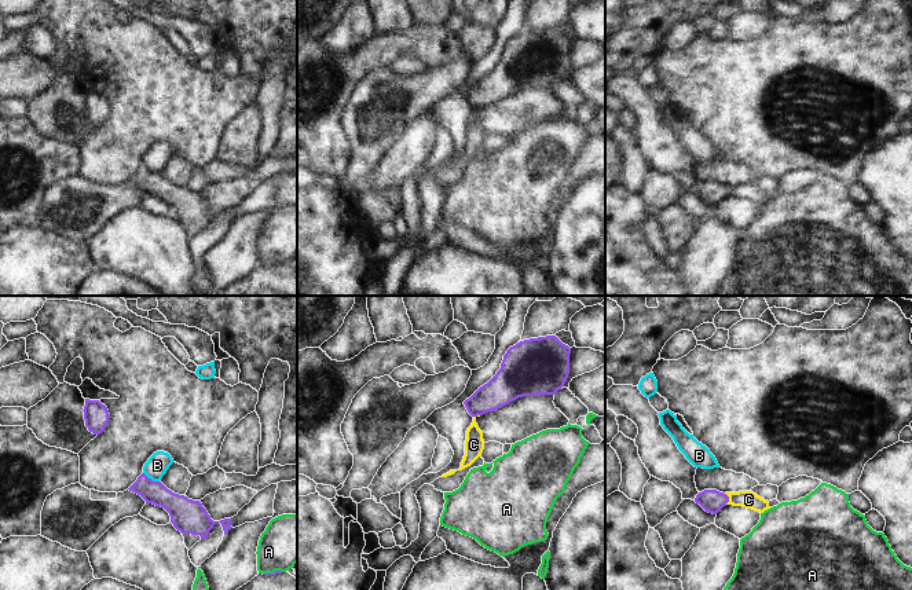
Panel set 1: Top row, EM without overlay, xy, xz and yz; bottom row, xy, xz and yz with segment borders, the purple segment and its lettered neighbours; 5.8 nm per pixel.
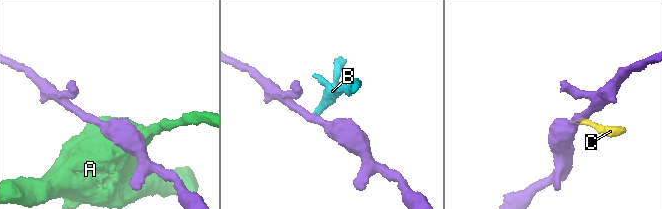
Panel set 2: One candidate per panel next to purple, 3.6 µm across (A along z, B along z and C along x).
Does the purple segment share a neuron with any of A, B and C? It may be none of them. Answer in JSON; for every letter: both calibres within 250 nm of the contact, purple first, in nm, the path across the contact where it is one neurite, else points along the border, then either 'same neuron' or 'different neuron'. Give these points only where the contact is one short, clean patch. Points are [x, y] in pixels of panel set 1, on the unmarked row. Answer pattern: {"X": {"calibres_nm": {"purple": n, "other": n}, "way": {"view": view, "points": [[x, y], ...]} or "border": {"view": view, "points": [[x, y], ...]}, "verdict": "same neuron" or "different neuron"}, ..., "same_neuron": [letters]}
{"A": {"calibres_nm": {"purple": 20, "other": 280}, "border": {"view": "xy", "points": [[281, 263], [263, 266]]}, "verdict": "different neuron"}, "B": {"calibres_nm": {"purple": 150, "other": 130}, "border": {"view": "xy", "points": [[143, 164], [158, 173]]}, "verdict": "different neuron"}, "C": {"calibres_nm": {"purple": 140, "other": 100}, "way": {"view": "yz", "points": [[711, 193], [728, 190], [748, 191]]}, "verdict": "same neuron"}, "same_neuron": ["C"]}

